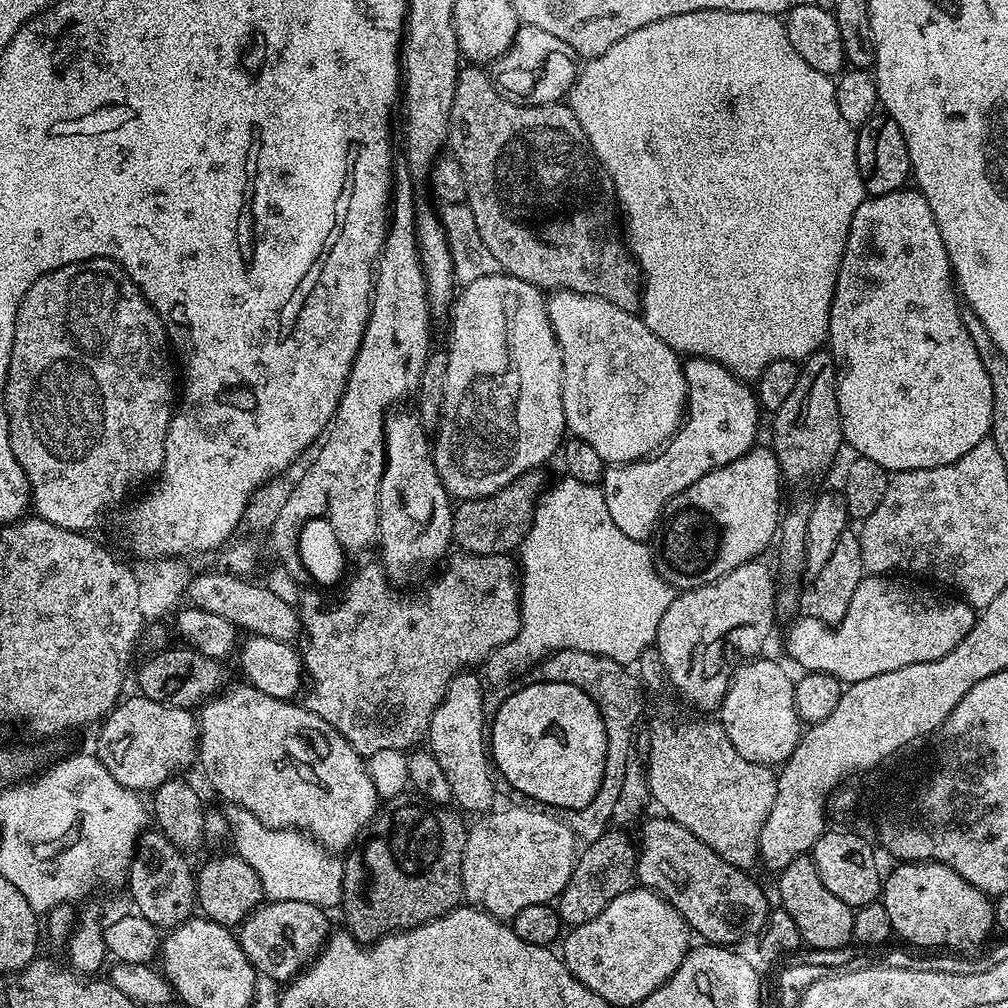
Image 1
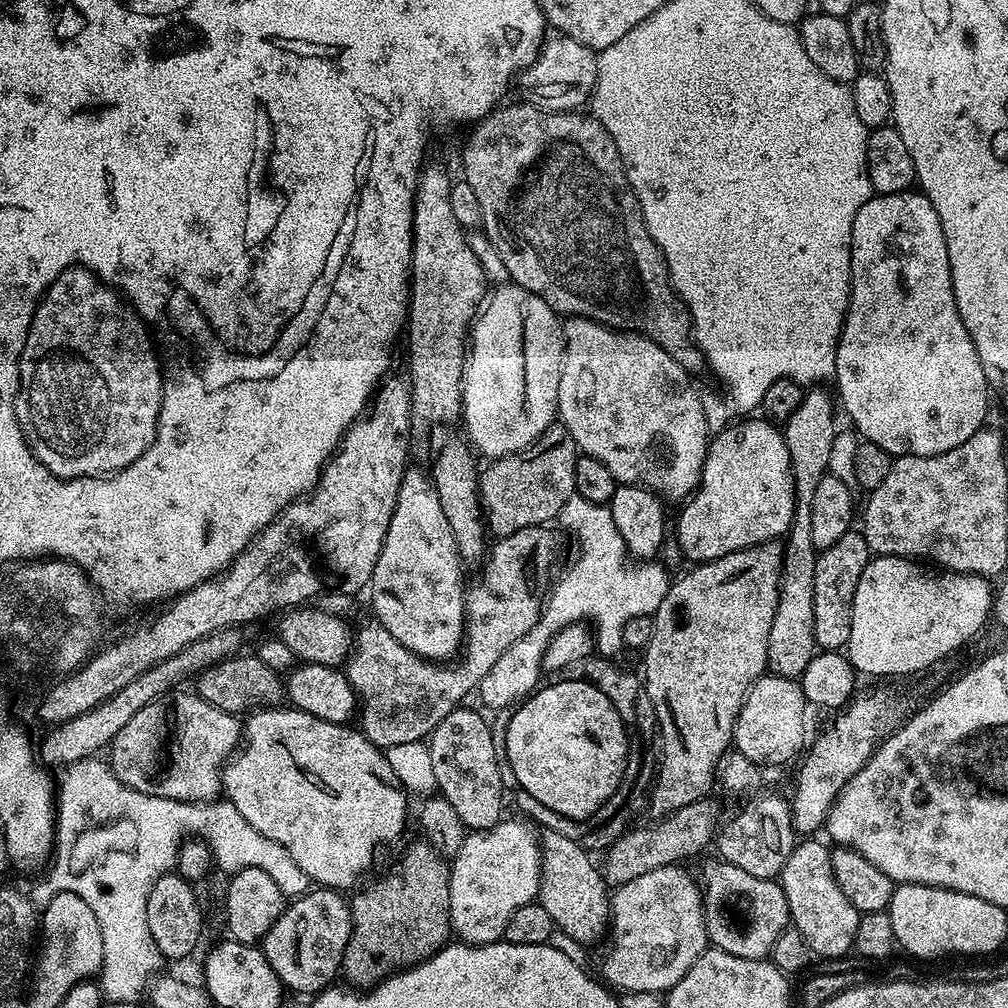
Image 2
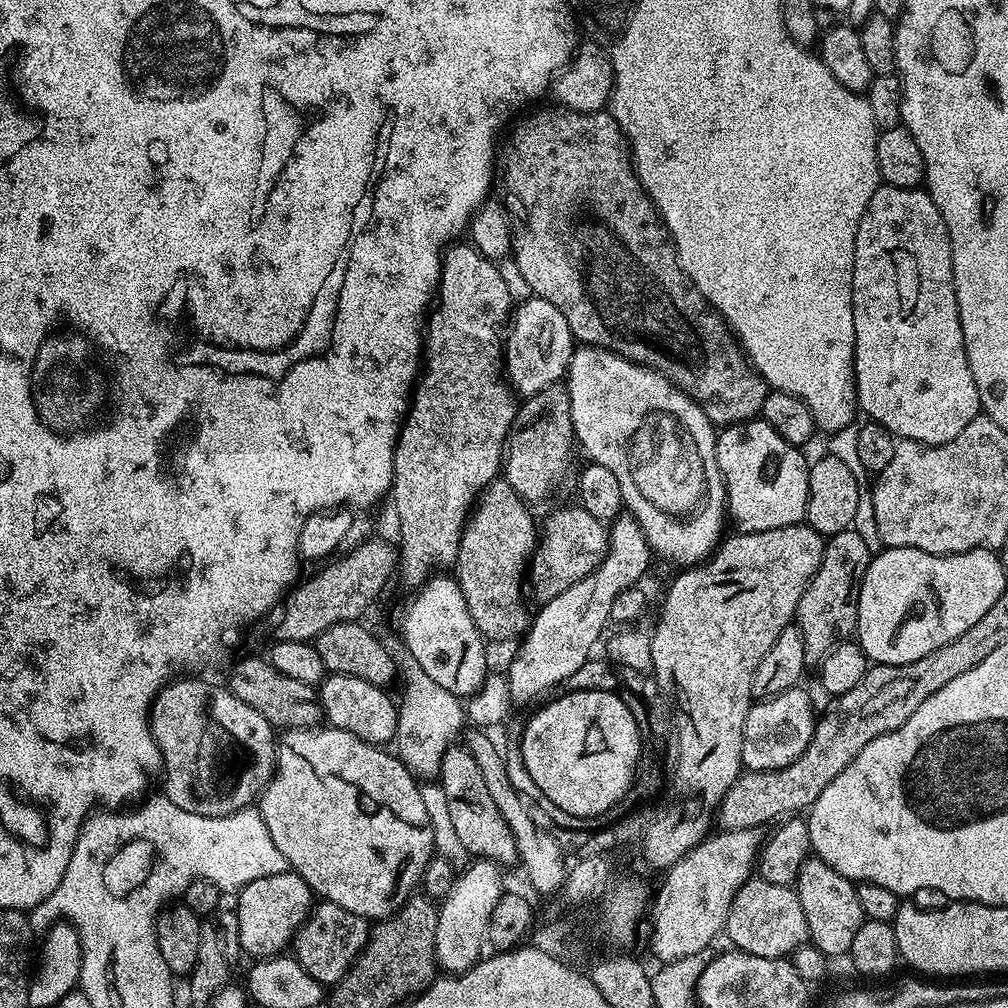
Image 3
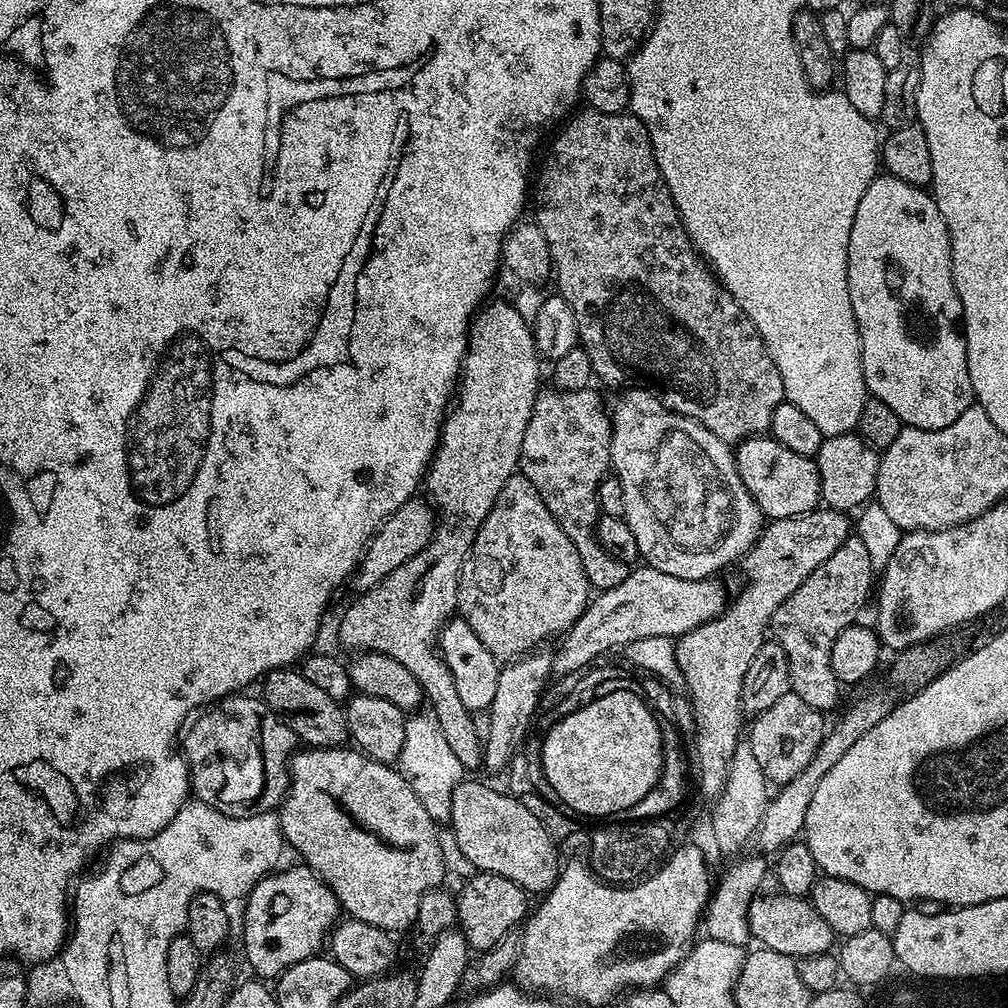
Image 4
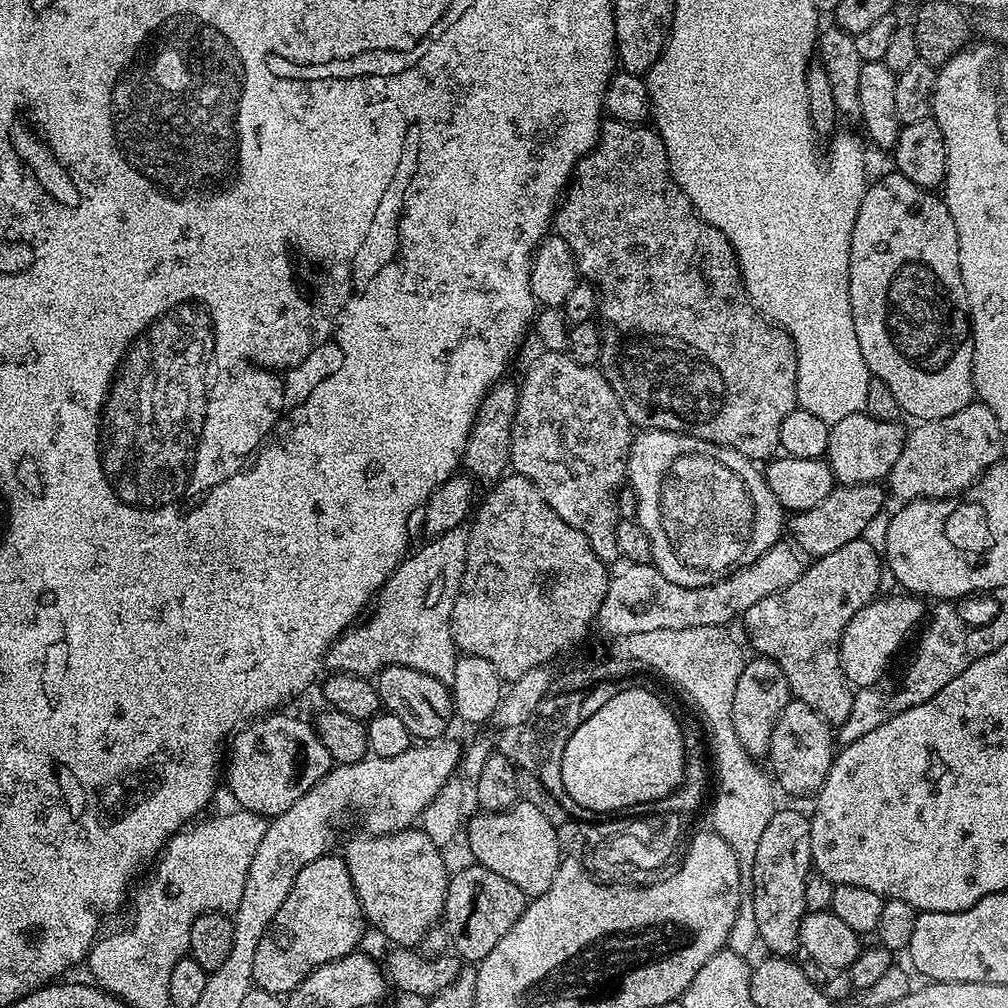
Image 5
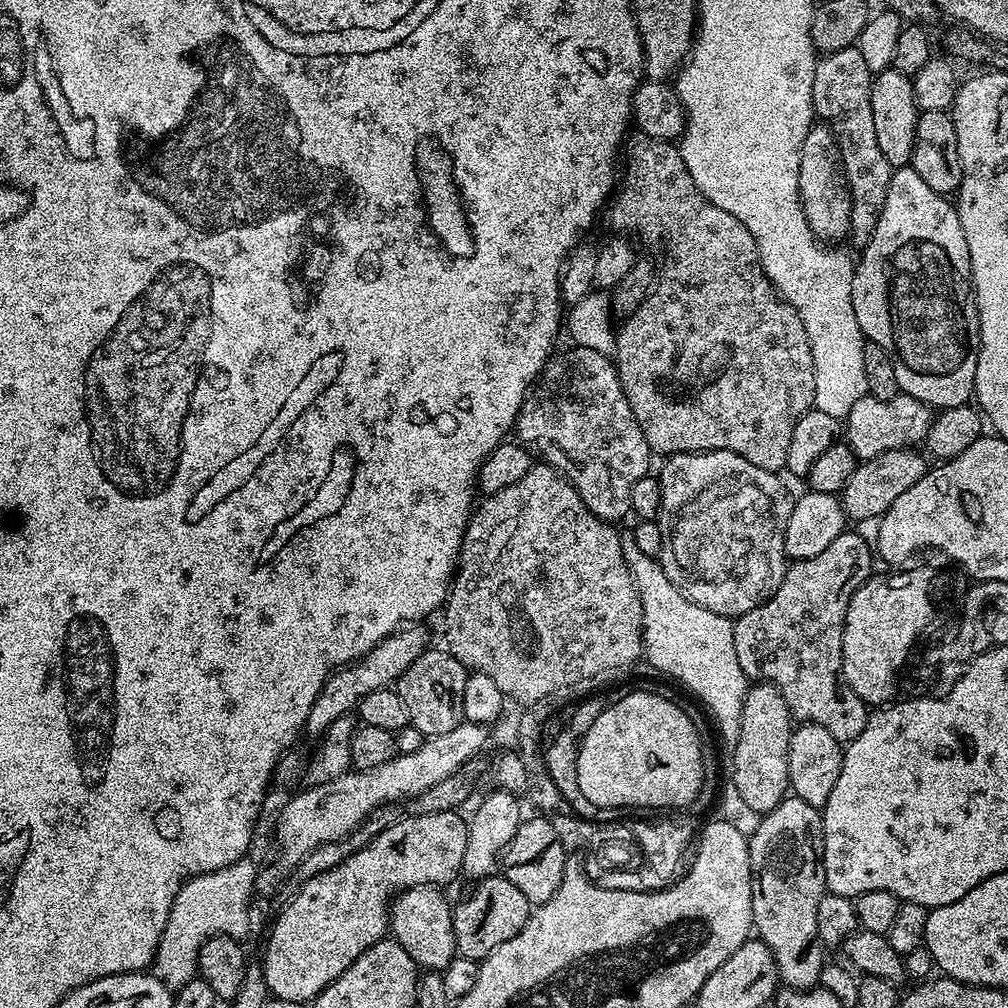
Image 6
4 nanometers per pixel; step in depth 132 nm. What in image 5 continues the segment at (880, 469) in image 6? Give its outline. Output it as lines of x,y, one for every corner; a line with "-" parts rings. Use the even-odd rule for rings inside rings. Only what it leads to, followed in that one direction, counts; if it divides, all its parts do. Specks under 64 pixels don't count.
841,484
832,489
818,506
805,512
797,512
787,521
786,532
793,544
802,549
809,558
825,556
846,542
861,539
866,524
884,508
885,489
875,484

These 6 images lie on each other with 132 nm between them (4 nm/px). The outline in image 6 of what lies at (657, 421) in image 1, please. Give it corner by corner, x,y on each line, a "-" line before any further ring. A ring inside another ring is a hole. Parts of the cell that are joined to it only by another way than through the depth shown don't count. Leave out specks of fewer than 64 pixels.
714,450
713,452
679,452
676,456
667,457
663,461
664,469
658,472
662,500
660,502
660,514
658,523
660,532
664,535
662,550
658,557
661,566
664,567
666,578
681,592
687,600
693,600
698,606
706,610
714,610
714,614
735,618
754,610
759,604
765,604
778,590
778,586
784,580
786,557
784,554
784,535
786,534
786,522
790,518
792,500
786,489
780,485
780,476
774,472
767,472
754,462
746,462
733,452
726,450

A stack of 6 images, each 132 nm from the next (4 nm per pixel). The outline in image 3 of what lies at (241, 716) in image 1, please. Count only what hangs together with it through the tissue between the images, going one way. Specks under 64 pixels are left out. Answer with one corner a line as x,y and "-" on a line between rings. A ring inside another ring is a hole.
331,726
290,728
281,731
276,742
276,769
272,774
272,780
265,785
258,797
258,811
262,822
266,822
266,830
270,830
270,838
274,841
274,846
278,846
282,858
286,858
289,869
297,872
321,901
337,903
343,909
350,910
369,922
393,916
408,901
409,896
417,891
428,861
434,856
430,817
426,814
425,803
422,802
421,785
399,755
389,752
383,747
367,744
362,738
346,730
338,730

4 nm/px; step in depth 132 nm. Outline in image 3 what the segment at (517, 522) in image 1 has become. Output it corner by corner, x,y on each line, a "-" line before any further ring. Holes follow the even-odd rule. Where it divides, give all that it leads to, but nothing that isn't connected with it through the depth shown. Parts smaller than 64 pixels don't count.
557,382
538,394
527,397
517,407
516,417
504,441
502,479
526,502
544,500
556,488
556,483
568,468
574,449
570,394
563,383

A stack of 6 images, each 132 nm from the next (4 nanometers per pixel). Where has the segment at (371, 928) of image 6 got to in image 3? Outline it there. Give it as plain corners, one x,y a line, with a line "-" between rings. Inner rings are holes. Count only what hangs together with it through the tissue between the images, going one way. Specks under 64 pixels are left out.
291,870
250,882
240,889
235,900
234,911
238,920
240,946
252,958
281,955
293,943
293,936
311,915
314,907
312,888
297,872

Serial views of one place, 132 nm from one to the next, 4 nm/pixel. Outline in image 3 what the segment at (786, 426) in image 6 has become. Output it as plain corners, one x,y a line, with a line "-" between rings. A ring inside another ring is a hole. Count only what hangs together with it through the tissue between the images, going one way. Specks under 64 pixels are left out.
563,106
555,107
548,108
545,112
536,112
529,120
522,121
513,130
508,145
505,148
503,145
502,148
502,172
504,168
502,200
507,207
508,219
512,226
513,245
510,256
516,260
518,269
526,278
532,295
558,306
558,314
562,314
562,318
566,318
566,326
570,326
573,341
589,348
605,348
607,352
617,352
619,356
630,362
644,364
655,372
661,372
708,415
713,425
727,426
740,424
744,420
757,419
762,410
762,402
768,397
769,386
746,359
733,333
724,323
724,317
709,304
707,298
692,285
689,276
680,269
680,260
676,257
676,245
672,242
672,236
660,219
659,212
652,205
652,200
644,192
640,179
636,177
636,168
632,164
632,153
624,131
612,117
611,111
569,112

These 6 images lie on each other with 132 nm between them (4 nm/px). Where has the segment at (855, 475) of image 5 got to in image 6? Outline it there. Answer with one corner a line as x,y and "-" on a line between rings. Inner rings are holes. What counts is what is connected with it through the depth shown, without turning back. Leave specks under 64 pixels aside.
897,394
889,400
879,400
866,395
854,402
854,410
846,417
846,443
854,450
857,461
869,460
886,450
910,448
919,445
919,440
927,441
933,419
933,409
913,396

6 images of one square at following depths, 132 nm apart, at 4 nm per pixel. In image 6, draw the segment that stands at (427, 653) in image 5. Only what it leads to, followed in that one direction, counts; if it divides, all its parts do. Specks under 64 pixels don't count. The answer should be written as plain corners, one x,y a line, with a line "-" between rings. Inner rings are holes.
405,626
399,632
393,632
382,642
378,642
378,646
374,646
359,660
337,668
322,686
318,698
314,698
314,706
304,723
304,732
313,738
323,736
330,722
334,722
334,718
351,713
359,701
366,698
371,691
395,685
396,679
406,671
410,662
429,651
428,632
420,627
424,626

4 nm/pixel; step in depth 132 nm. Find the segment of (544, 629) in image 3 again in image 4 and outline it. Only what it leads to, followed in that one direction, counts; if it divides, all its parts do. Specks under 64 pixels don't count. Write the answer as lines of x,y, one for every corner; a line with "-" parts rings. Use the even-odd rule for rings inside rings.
544,650
533,651
501,667
498,674
498,691
494,693
494,702
487,711
491,721
491,733
482,740
484,745
482,764
485,769
488,767
492,772
500,772
515,758
520,743
528,736
532,715
534,717
537,715
540,698
549,683
548,676
552,675
552,656
544,653

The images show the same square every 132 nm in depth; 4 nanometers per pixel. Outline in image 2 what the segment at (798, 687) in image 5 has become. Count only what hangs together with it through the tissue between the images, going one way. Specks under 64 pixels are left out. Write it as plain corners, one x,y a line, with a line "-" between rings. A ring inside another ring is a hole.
860,530
842,534
834,546
817,555
814,570
814,638
817,649
825,652
847,649
854,618
854,594
858,590
858,578
862,578
862,570
866,570
869,559
868,543

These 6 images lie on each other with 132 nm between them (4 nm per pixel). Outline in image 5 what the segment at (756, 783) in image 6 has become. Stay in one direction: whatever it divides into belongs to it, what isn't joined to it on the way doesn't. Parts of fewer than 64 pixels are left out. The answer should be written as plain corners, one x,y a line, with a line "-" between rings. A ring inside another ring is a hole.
757,655
756,660
749,659
745,663
742,674
738,674
738,686
734,690
734,730
738,733
738,742
746,746
746,750
757,758
767,757
770,750
770,738
774,734
774,726
786,710
790,693
786,674
782,674
782,666
768,656

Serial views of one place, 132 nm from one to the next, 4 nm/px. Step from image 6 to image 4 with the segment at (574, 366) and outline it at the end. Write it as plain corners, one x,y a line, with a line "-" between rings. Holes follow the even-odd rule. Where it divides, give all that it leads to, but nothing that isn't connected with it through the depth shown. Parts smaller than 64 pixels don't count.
592,388
566,392
549,389
537,393
517,467
538,491
563,533
575,543
589,585
600,592
613,589
625,581
630,568
605,551
596,537
596,524
602,515
597,490
611,469
611,417

